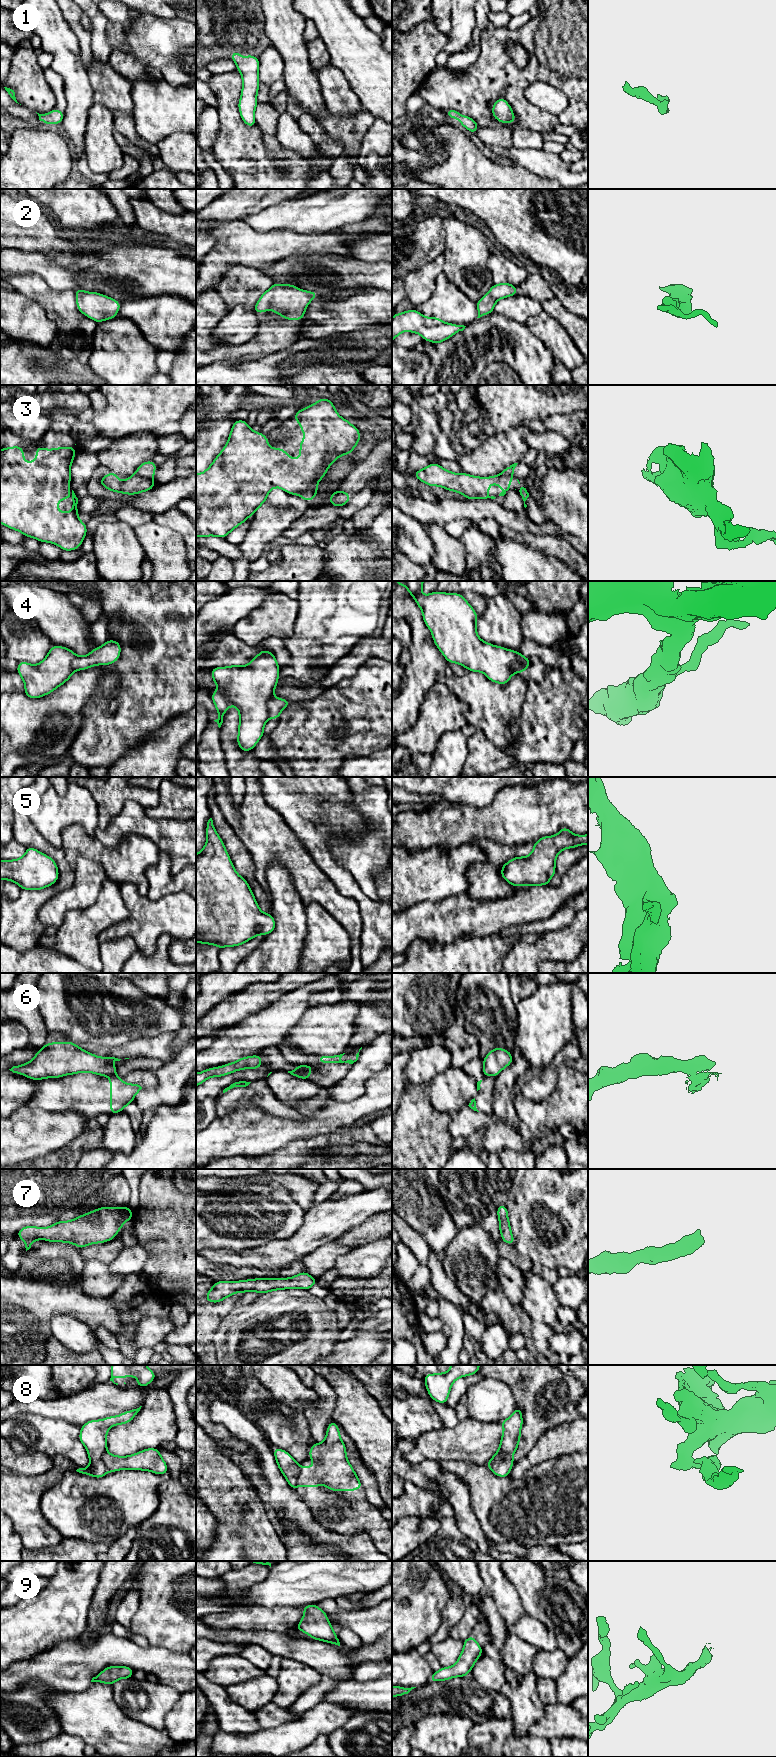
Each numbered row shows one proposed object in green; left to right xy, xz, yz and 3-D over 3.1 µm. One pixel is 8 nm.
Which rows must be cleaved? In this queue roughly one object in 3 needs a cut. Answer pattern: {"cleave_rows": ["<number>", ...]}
{"cleave_rows": ["3", "4", "6", "8"]}

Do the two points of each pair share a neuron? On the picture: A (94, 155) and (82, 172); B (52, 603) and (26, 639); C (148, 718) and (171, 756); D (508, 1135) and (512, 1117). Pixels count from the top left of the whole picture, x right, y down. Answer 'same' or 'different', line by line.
A: different
B: different
C: different
D: different

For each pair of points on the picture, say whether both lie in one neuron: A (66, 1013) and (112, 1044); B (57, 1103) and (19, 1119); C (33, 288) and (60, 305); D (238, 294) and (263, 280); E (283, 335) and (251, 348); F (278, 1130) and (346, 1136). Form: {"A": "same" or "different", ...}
{"A": "same", "B": "different", "C": "same", "D": "same", "E": "same", "F": "different"}

